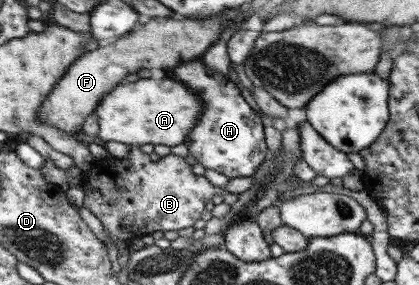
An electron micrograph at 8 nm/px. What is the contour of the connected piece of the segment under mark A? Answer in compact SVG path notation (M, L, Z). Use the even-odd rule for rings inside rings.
M157 73L136 82L124 81L113 86L93 110L98 124L98 138L103 142L111 140L133 146L164 144L171 147L183 144L184 137L201 117L203 104L197 90L192 90L190 94L190 90L184 88L185 84L174 80L176 78Z

